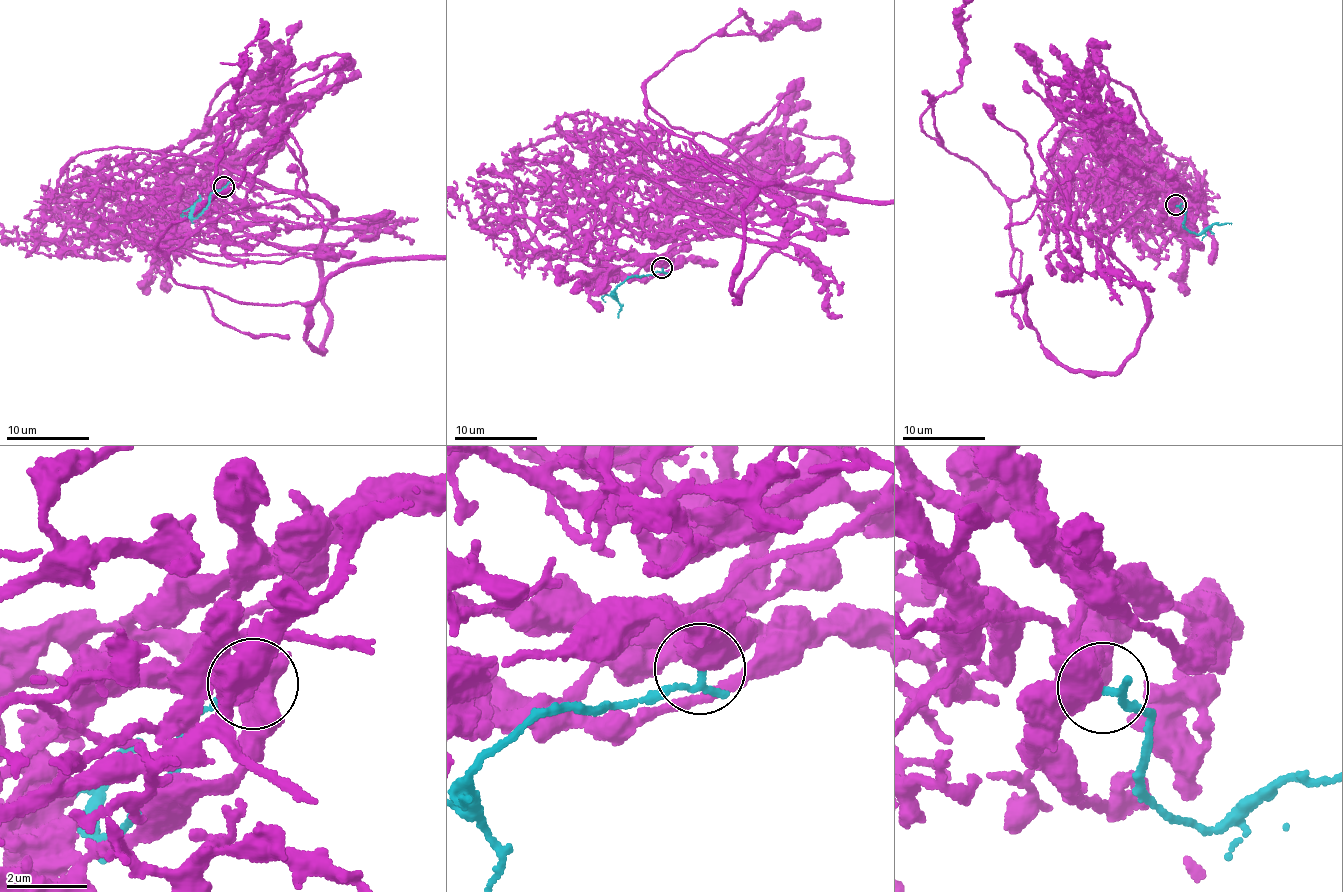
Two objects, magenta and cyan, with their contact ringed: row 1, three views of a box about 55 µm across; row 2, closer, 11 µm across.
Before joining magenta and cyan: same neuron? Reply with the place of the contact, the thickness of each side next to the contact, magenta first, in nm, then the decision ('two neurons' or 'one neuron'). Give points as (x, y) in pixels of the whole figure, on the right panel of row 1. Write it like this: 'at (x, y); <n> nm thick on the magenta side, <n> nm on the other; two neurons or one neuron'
at (1176, 205); 800 nm thick on the magenta side, 180 nm on the other; two neurons

